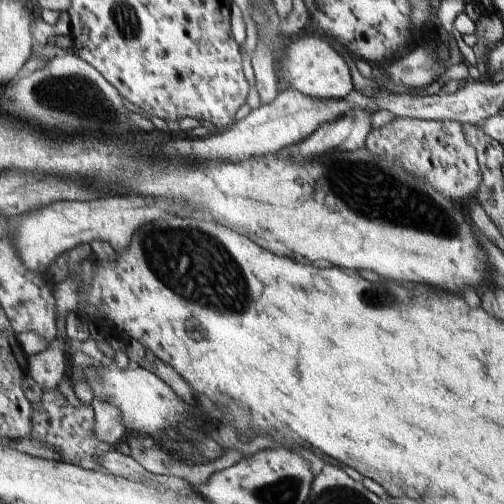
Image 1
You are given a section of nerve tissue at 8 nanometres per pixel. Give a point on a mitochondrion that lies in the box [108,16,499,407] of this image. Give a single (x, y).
(206, 273)

